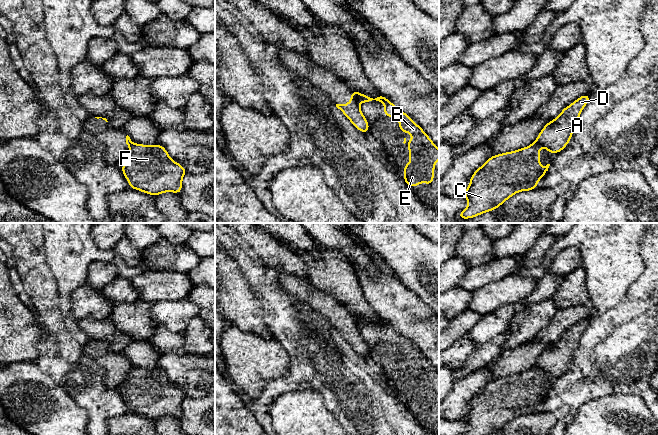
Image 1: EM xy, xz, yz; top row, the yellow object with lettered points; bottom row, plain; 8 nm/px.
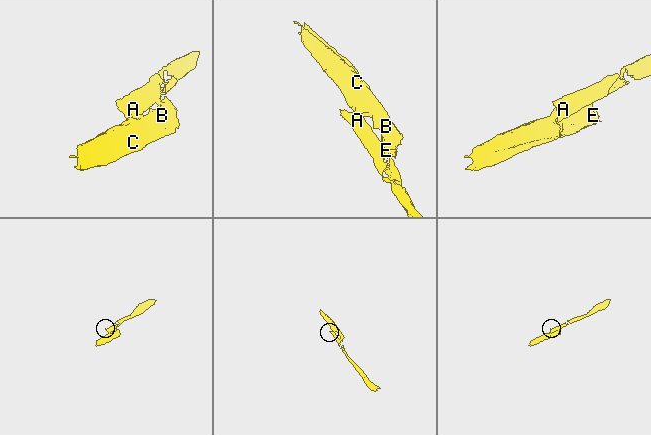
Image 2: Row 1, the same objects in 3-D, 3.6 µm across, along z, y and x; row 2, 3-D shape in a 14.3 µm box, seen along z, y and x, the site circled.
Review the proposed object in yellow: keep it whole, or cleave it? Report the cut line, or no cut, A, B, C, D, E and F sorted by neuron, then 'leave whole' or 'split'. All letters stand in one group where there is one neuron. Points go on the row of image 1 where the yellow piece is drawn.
cut in xz along (352, 93), (357, 100); A D / B C E F; split

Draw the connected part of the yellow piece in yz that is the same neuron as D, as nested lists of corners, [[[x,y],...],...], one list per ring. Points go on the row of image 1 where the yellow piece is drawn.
[[[588,93],[565,107],[556,119],[549,121],[544,126],[535,143],[545,147],[549,153],[561,152],[572,139],[574,127],[589,100],[590,94]]]

